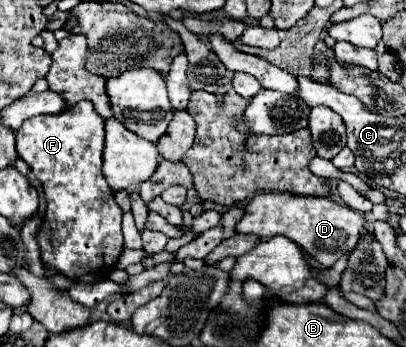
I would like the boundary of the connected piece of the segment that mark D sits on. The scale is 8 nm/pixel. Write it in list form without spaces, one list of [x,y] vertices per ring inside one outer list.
[[[265,192],[265,194],[255,194],[243,210],[245,214],[239,220],[235,232],[253,234],[259,238],[285,236],[295,244],[299,244],[313,260],[317,260],[325,268],[331,268],[341,256],[347,256],[357,246],[365,224],[365,216],[361,212],[349,210],[321,196]]]

